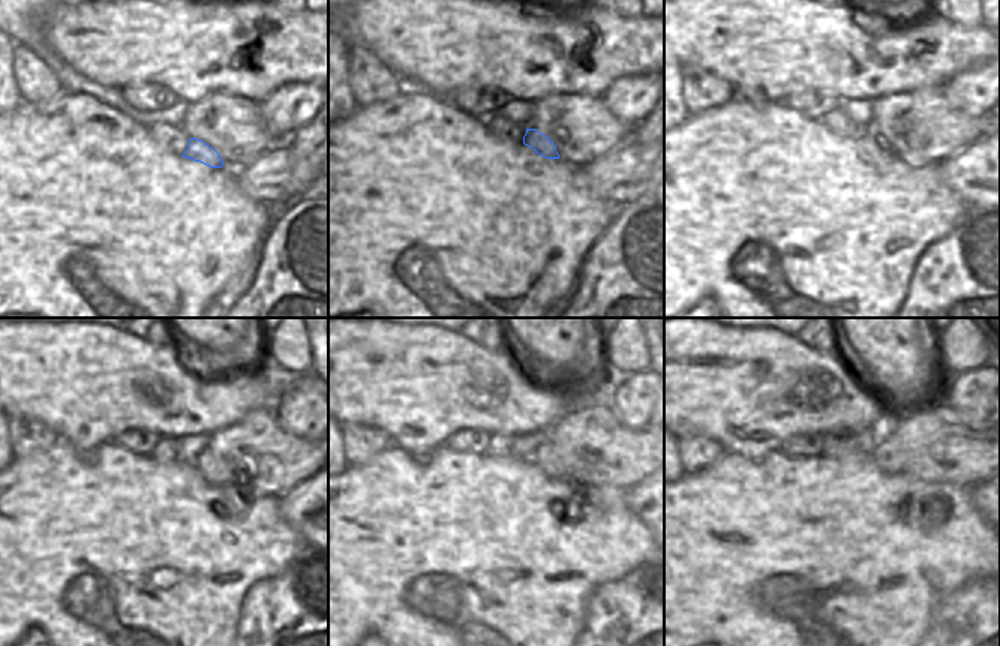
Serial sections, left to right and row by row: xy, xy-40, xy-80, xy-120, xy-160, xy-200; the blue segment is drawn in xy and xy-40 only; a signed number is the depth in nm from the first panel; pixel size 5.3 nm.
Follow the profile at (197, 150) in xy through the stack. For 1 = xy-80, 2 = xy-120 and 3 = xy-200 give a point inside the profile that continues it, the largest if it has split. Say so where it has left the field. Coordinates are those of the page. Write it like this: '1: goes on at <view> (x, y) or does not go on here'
1: goes on at xy-80 (871, 129)
2: goes on at xy-120 (212, 469)
3: goes on at xy-200 (886, 454)

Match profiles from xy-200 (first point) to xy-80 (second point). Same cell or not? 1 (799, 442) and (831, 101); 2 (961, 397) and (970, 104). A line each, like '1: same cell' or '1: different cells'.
1: same cell
2: same cell

